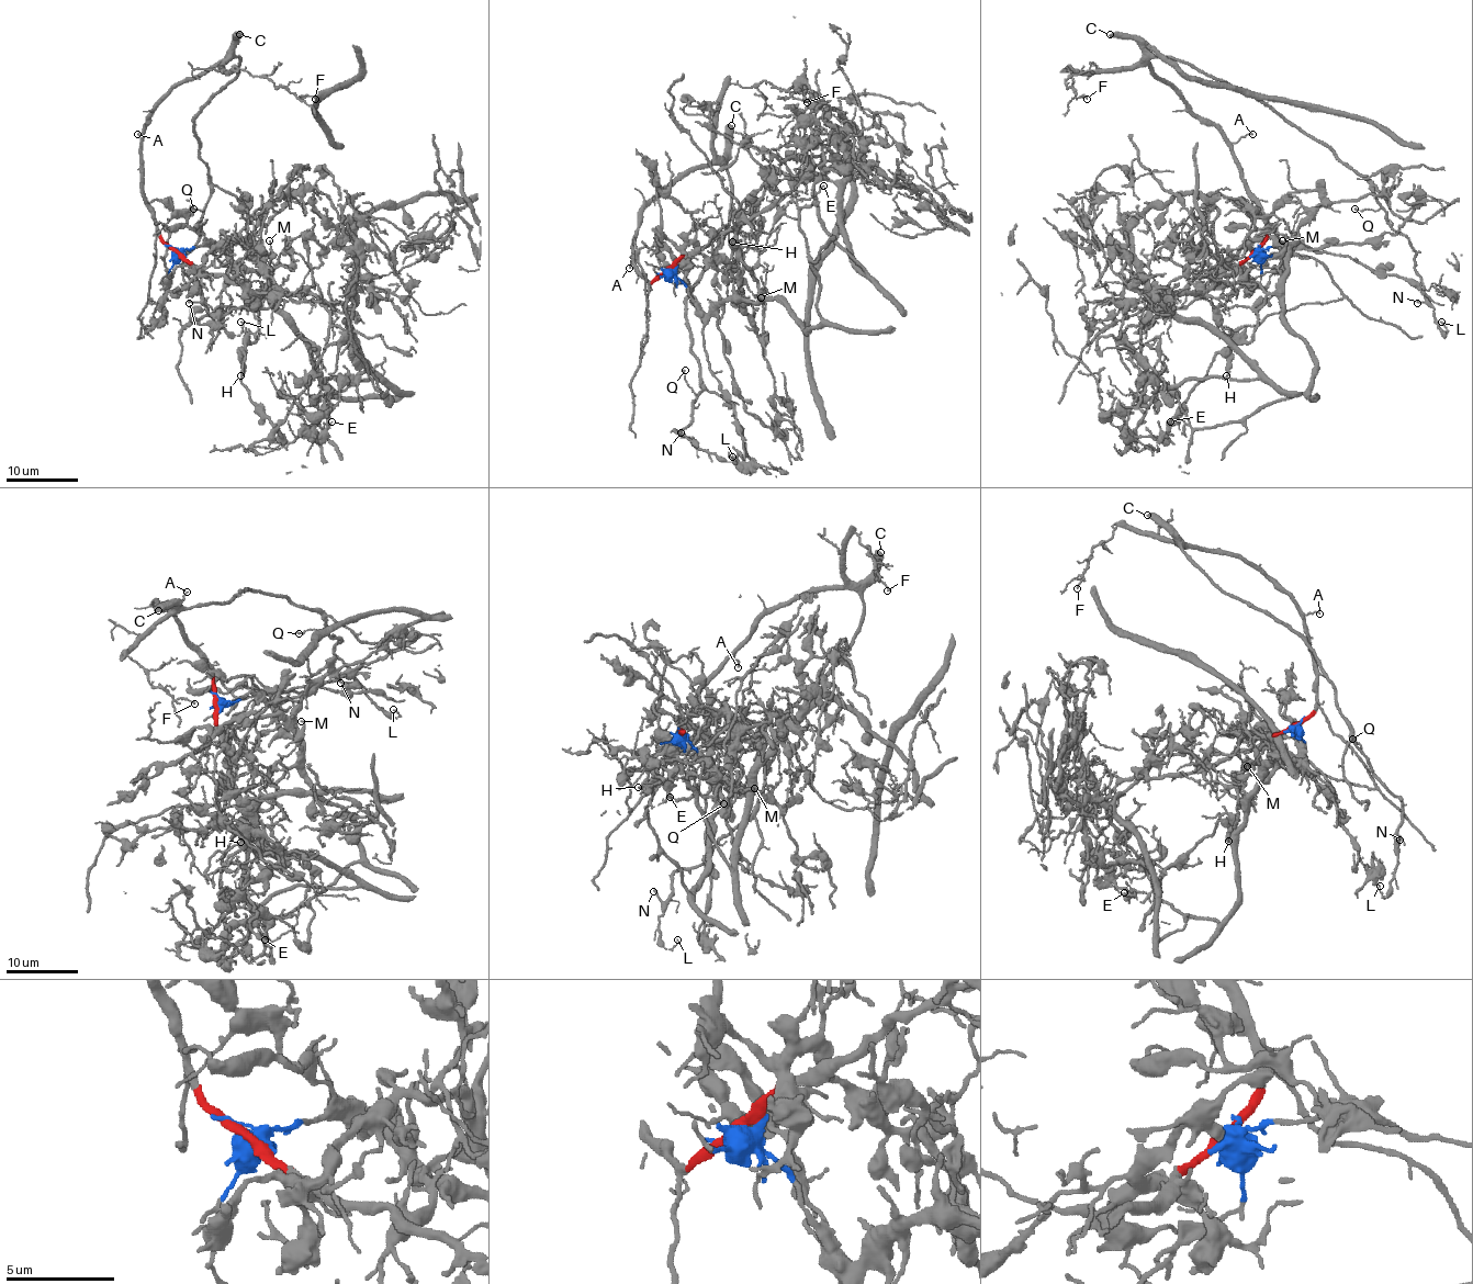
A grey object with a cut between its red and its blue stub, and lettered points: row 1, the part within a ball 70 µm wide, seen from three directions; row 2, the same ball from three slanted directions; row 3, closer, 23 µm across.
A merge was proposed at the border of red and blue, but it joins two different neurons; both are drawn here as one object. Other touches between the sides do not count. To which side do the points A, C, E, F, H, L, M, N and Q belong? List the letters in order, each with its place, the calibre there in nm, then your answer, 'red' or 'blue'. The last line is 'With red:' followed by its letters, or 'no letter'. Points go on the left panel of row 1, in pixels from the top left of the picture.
A: place (137, 134); calibre 130 nm; red
C: place (239, 34); calibre 480 nm; red
E: place (332, 421); calibre 150 nm; blue
F: place (315, 99); calibre 140 nm; red
H: place (240, 375); calibre 240 nm; blue
L: place (240, 322); calibre 120 nm; red
M: place (269, 240); calibre 140 nm; blue
N: place (189, 303); calibre 200 nm; red
Q: place (193, 209); calibre 180 nm; red
With red: A, C, F, L, N, Q

